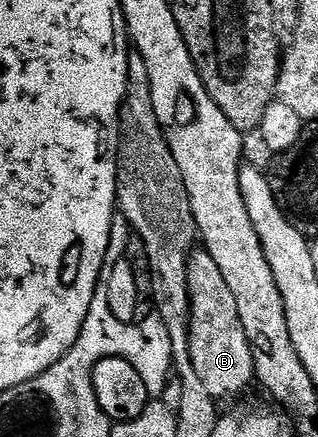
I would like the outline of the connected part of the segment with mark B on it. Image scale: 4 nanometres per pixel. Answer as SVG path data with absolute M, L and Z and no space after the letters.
M205 248L193 250L188 259L188 295L190 296L190 362L194 364L200 383L204 383L204 391L215 399L230 397L233 393L242 393L255 380L254 355L250 343L240 323L240 311L236 311L236 299L228 283L224 283L224 275L220 275L220 267Z

